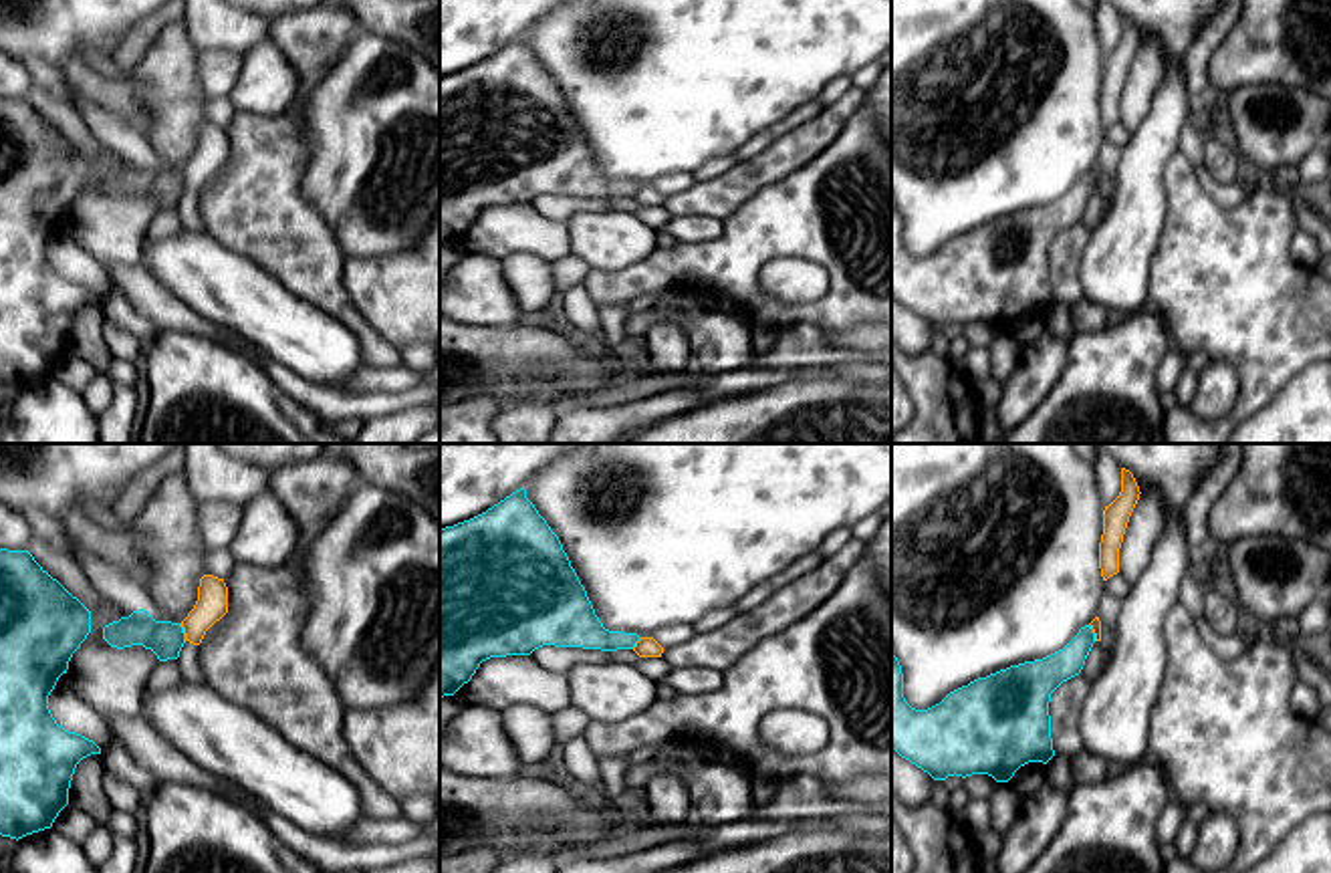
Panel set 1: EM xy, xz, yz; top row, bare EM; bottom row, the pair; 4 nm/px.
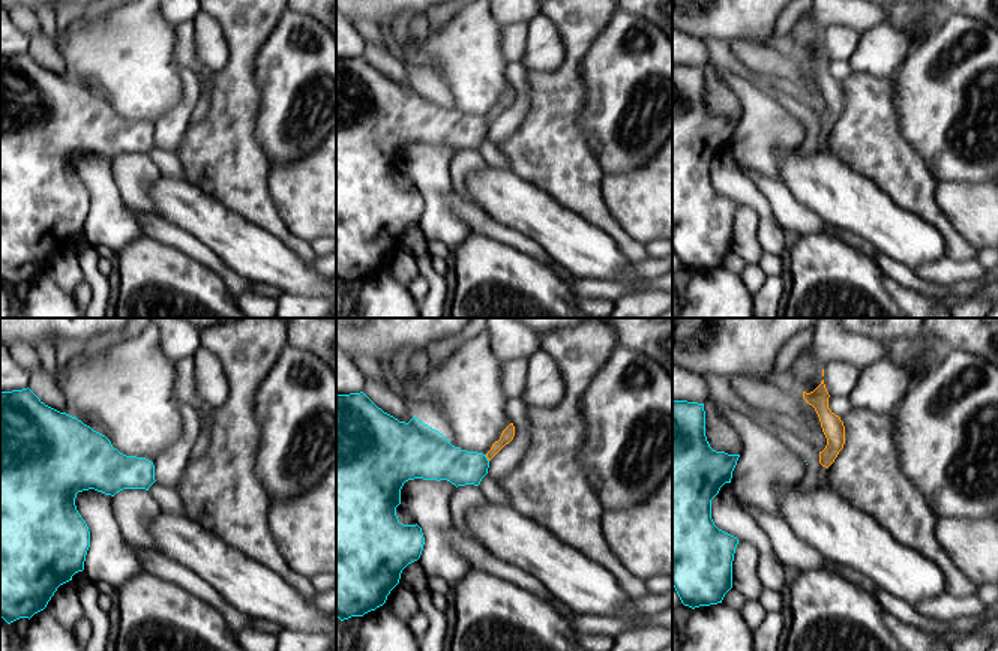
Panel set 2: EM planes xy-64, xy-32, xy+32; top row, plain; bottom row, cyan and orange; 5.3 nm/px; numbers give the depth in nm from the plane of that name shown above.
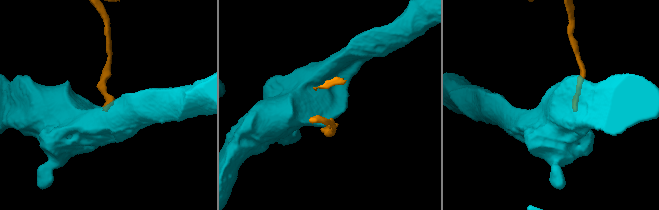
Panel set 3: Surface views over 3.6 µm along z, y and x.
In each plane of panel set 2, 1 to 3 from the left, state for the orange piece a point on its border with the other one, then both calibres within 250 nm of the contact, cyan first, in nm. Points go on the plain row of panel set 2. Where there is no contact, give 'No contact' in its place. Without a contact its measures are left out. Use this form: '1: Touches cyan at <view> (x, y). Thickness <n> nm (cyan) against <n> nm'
1: No contact
2: Touches cyan at xy-32 (486, 122). Thickness 200 nm (cyan) against 70 nm
3: No contact

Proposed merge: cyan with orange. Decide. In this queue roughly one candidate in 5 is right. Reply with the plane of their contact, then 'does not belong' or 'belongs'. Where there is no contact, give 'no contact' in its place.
meets cyan in xy; does not belong

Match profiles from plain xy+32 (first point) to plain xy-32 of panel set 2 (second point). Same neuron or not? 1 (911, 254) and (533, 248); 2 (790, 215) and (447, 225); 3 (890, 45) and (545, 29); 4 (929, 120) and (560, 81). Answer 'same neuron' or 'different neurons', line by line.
1: different neurons
2: different neurons
3: same neuron
4: different neurons

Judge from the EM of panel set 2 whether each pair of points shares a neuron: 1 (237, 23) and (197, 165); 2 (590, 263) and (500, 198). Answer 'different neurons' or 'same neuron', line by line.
1: same neuron
2: same neuron

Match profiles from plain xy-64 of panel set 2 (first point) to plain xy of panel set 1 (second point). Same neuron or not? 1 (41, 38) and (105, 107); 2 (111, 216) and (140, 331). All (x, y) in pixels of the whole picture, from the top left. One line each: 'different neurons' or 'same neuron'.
1: different neurons
2: same neuron

